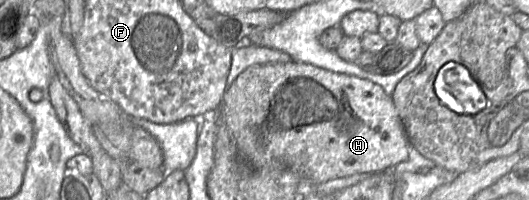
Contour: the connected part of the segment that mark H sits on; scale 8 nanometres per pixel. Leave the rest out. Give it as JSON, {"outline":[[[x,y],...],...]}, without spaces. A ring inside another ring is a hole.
{"outline":[[[291,60],[284,63],[249,66],[237,76],[229,87],[227,87],[216,113],[218,115],[218,126],[219,124],[225,125],[236,143],[239,154],[253,167],[260,170],[288,168],[311,180],[315,184],[326,183],[332,179],[348,177],[358,173],[376,173],[385,170],[393,170],[396,165],[406,161],[409,156],[409,141],[395,109],[392,97],[387,95],[381,86],[367,79],[336,73],[311,64]]]}

